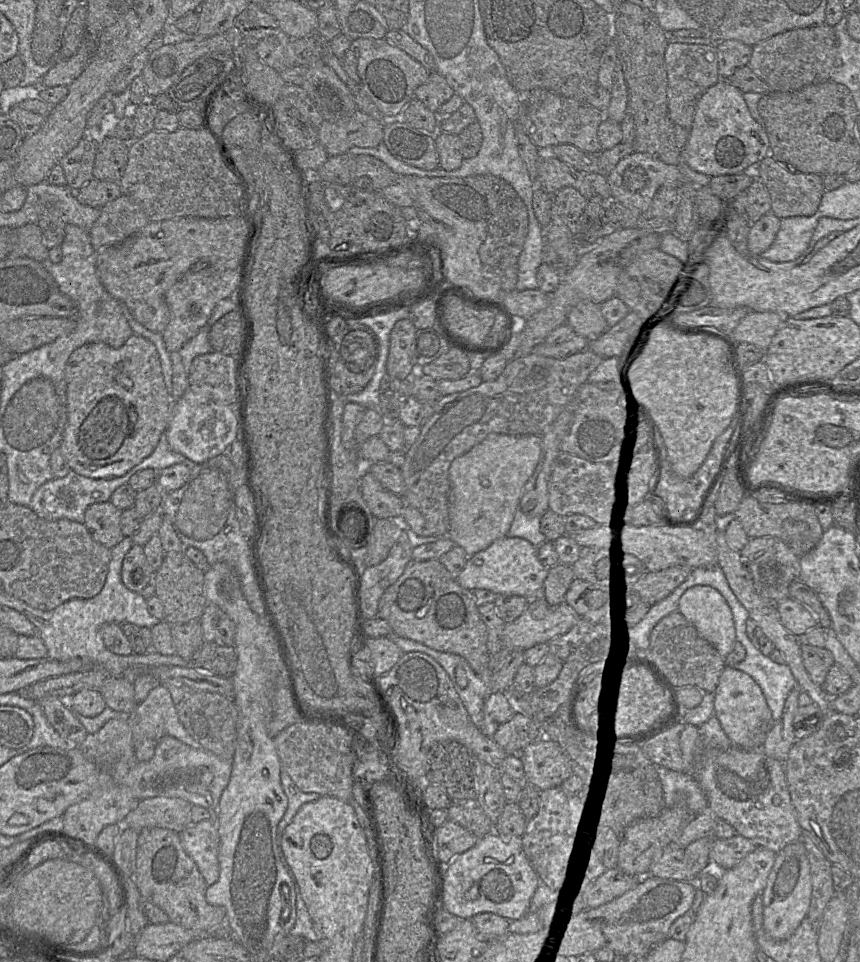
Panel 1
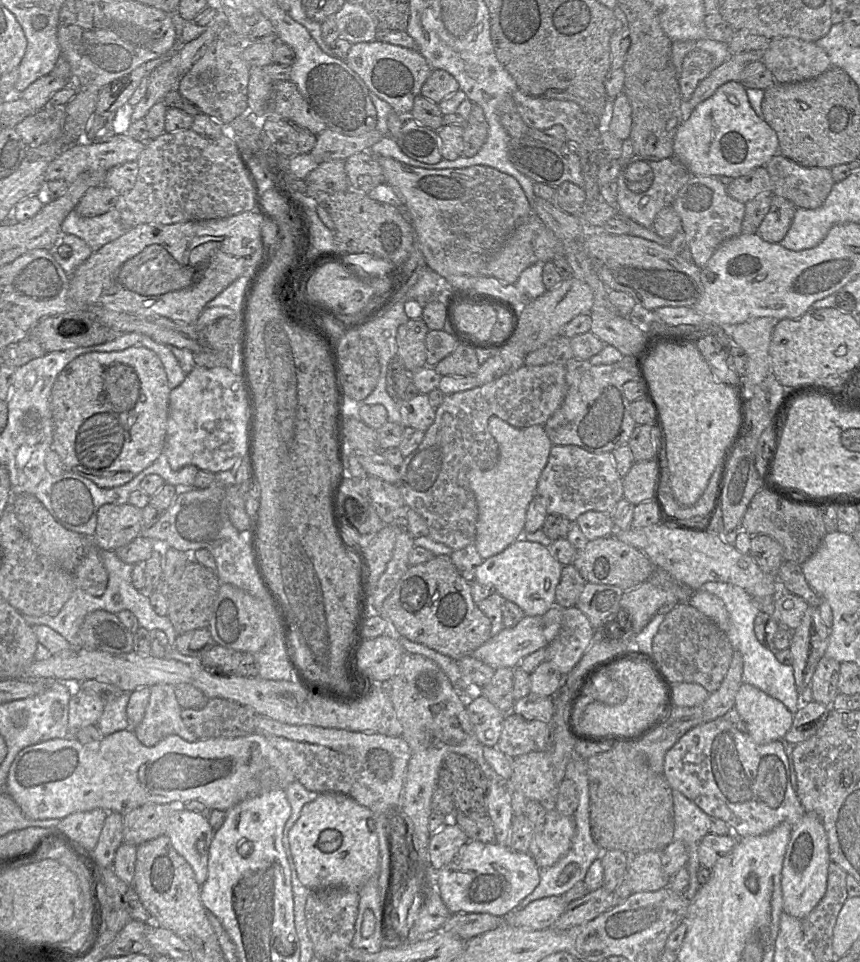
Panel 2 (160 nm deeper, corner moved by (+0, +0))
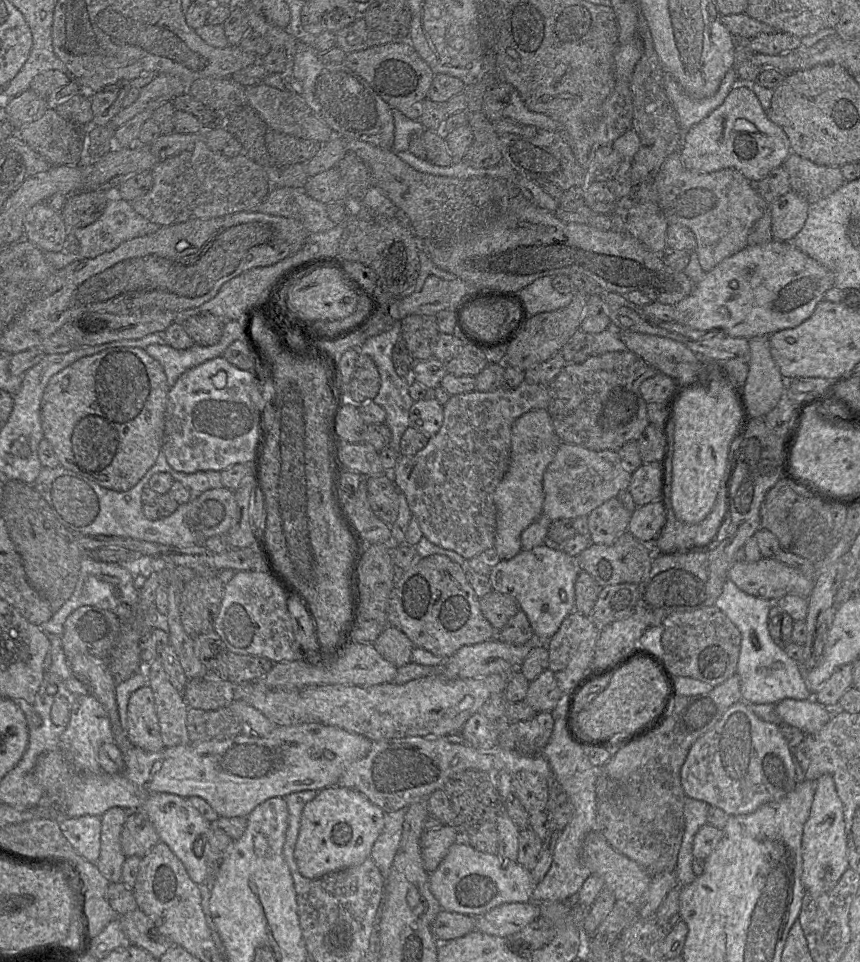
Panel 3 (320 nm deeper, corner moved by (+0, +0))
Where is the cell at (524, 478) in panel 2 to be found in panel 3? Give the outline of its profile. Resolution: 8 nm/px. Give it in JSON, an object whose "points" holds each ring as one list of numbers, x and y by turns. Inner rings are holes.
{"points":[[547,409,531,410,512,424,509,467,494,493,497,522,493,549,500,560,509,560,522,550,522,533,543,514,543,476,560,444]]}

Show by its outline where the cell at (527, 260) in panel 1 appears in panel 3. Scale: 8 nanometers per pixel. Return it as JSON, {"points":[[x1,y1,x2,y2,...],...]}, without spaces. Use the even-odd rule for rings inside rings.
{"points":[[543,276,520,291,518,291,521,298,524,301,526,310,530,316,541,313,541,312,551,312,561,308,564,308,569,305,574,297,574,293,559,293,552,285,552,277,550,276]]}

